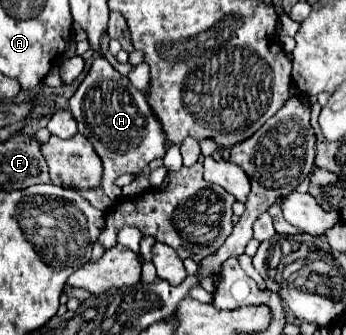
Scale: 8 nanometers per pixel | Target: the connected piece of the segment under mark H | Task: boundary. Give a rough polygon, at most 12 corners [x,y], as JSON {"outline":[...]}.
{"outline":[[97,57],[69,99],[103,163],[139,175],[167,141],[147,99]]}

